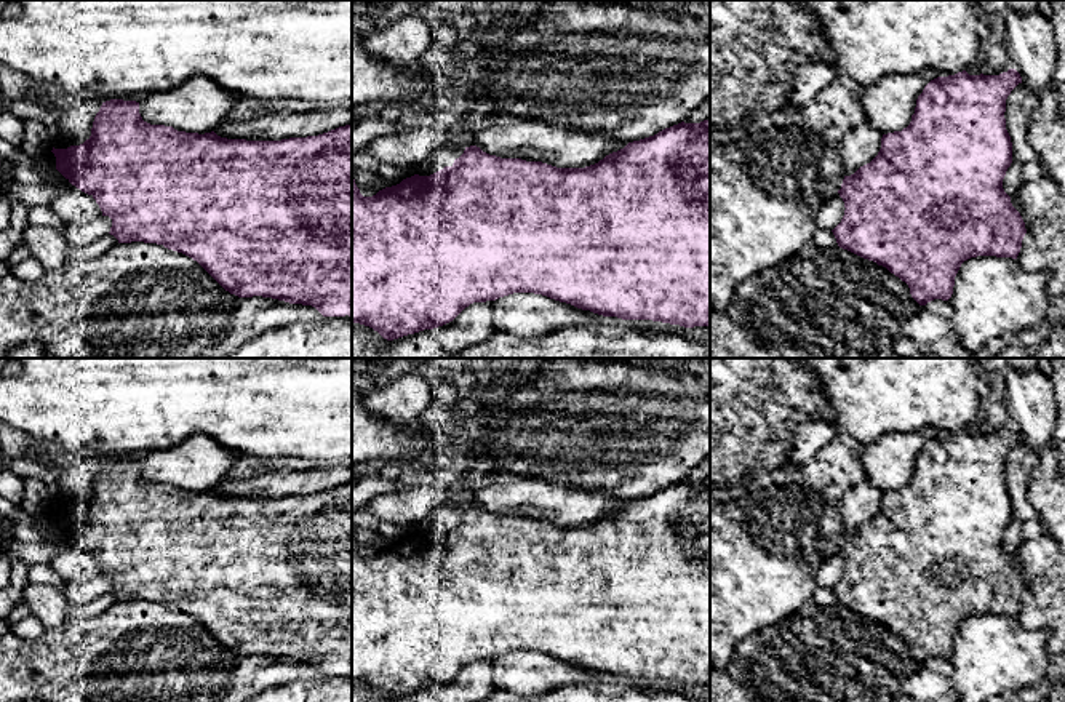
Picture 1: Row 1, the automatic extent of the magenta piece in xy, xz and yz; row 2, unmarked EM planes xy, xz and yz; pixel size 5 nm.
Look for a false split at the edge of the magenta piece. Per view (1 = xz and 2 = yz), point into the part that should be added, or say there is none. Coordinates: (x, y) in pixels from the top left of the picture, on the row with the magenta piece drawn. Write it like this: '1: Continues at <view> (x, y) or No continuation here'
1: No continuation here
2: No continuation here

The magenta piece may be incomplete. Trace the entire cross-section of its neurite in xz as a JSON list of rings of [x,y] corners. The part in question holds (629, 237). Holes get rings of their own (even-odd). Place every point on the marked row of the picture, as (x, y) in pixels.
[[[710,120],[678,123],[654,136],[628,142],[585,168],[556,168],[542,162],[501,158],[477,146],[465,147],[451,166],[430,174],[403,179],[373,197],[363,197],[352,166],[352,325],[360,323],[393,341],[453,321],[473,302],[496,301],[513,293],[534,293],[622,320],[652,320],[684,328],[710,326]]]

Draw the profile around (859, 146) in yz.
[[[867,122],[849,130],[836,147],[843,163],[843,174],[851,176],[860,166],[870,163],[881,149],[883,134]]]

